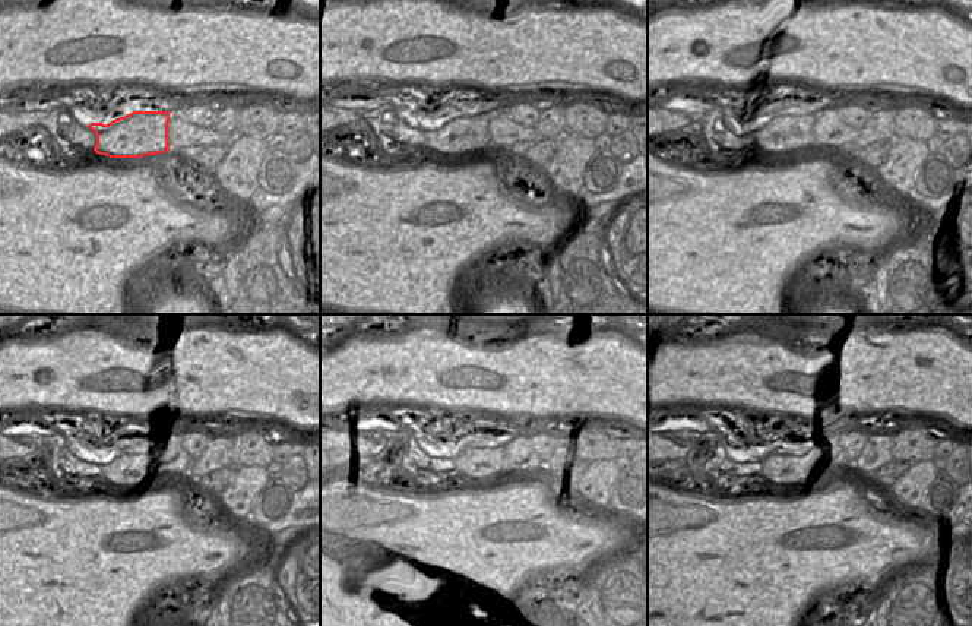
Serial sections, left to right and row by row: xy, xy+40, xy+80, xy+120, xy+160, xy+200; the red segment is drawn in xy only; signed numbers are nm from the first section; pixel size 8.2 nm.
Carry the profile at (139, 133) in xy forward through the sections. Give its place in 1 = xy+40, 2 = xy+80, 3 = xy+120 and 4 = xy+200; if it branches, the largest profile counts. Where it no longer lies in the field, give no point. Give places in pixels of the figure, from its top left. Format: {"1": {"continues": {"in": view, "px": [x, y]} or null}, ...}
{"1": {"continues": {"in": "xy+40", "px": [464, 133]}}, "2": {"continues": {"in": "xy+80", "px": [790, 132]}}, "3": {"continues": {"in": "xy+120", "px": [123, 470]}}, "4": {"continues": {"in": "xy+200", "px": [781, 465]}}}

